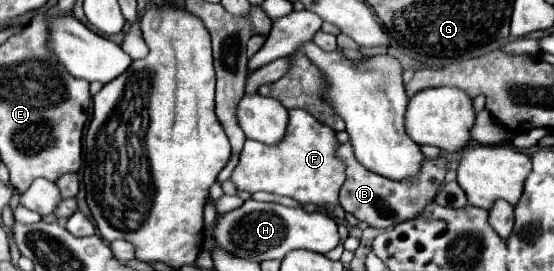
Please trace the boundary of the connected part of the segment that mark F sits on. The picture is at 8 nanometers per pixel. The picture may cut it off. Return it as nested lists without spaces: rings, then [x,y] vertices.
[[[291,109],[289,125],[281,143],[263,145],[259,141],[245,141],[239,163],[231,173],[231,181],[239,191],[267,191],[275,195],[285,195],[303,205],[313,203],[315,207],[325,209],[337,219],[343,219],[345,211],[339,205],[339,189],[345,181],[347,165],[343,159],[337,159],[337,147],[339,141],[333,129],[319,123],[303,109]]]

